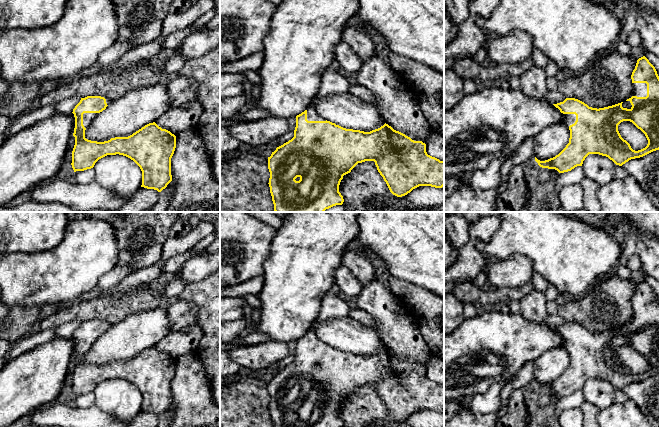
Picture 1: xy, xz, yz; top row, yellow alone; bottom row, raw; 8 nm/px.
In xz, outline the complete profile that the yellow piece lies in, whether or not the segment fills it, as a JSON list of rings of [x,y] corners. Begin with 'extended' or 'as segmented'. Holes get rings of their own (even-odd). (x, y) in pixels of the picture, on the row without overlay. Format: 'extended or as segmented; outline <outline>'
extended; outline [[[313,329],[296,340],[294,361],[276,372],[268,381],[270,396],[269,411],[273,427],[343,427],[339,409],[343,400],[350,397],[358,388],[374,385],[378,396],[386,406],[390,416],[402,421],[419,410],[442,412],[444,410],[444,385],[432,381],[426,376],[426,368],[414,365],[405,358],[394,354],[388,348],[370,356],[346,353],[327,345],[317,338]]]

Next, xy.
extended; outline [[[101,320],[81,322],[73,333],[75,352],[73,360],[75,369],[72,375],[72,392],[74,396],[84,395],[94,391],[95,387],[107,379],[123,379],[133,384],[142,395],[141,411],[161,416],[172,405],[171,382],[176,372],[176,360],[162,353],[155,346],[149,347],[128,361],[115,361],[108,365],[97,366],[85,362],[85,354],[94,342],[110,328],[108,323]]]

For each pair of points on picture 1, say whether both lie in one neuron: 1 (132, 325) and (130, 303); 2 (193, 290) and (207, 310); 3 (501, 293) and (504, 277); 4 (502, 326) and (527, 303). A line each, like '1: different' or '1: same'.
1: different
2: same
3: different
4: different

